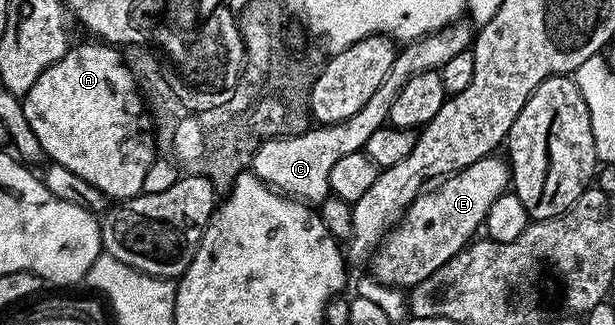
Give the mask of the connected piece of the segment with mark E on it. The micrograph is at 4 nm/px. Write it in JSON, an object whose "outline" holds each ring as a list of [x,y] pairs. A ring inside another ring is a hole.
{"outline":[[[489,156],[478,159],[465,170],[447,175],[437,190],[425,189],[404,209],[400,221],[384,235],[371,259],[371,277],[385,286],[411,288],[439,266],[451,260],[481,233],[490,204],[505,193],[510,182],[510,167],[503,157]],[[408,262],[416,262],[408,266]],[[405,286],[405,287],[404,287]]]}

